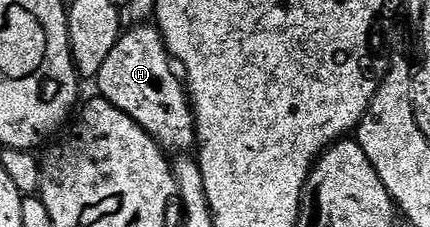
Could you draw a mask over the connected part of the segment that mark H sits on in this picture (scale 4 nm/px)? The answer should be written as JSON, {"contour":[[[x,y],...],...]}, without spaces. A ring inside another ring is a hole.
{"contour":[[[136,24],[131,28],[133,30],[125,29],[121,33],[110,56],[106,56],[98,76],[94,79],[94,86],[100,89],[97,90],[99,97],[114,104],[114,108],[126,112],[126,116],[130,116],[130,120],[137,122],[160,145],[161,150],[172,156],[187,155],[191,151],[188,149],[196,146],[196,119],[188,101],[185,83],[174,65],[172,55],[166,48],[164,37],[160,35],[155,25]]]}

